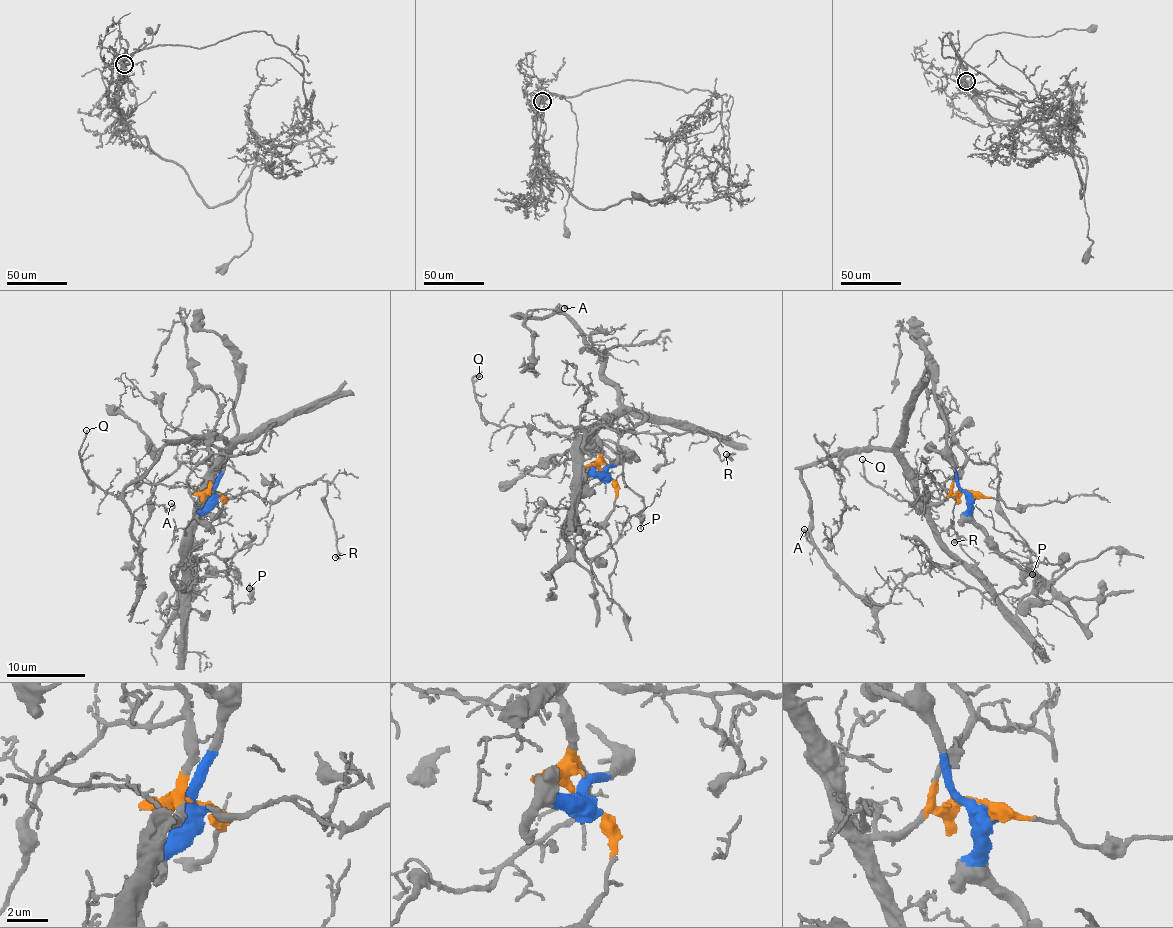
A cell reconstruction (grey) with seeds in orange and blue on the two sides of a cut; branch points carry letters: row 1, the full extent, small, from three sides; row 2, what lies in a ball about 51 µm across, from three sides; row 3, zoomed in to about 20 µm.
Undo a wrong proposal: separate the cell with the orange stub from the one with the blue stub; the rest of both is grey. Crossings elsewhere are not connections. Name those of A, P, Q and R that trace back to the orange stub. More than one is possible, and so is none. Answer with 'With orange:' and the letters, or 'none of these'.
With orange: A, P, Q, R

